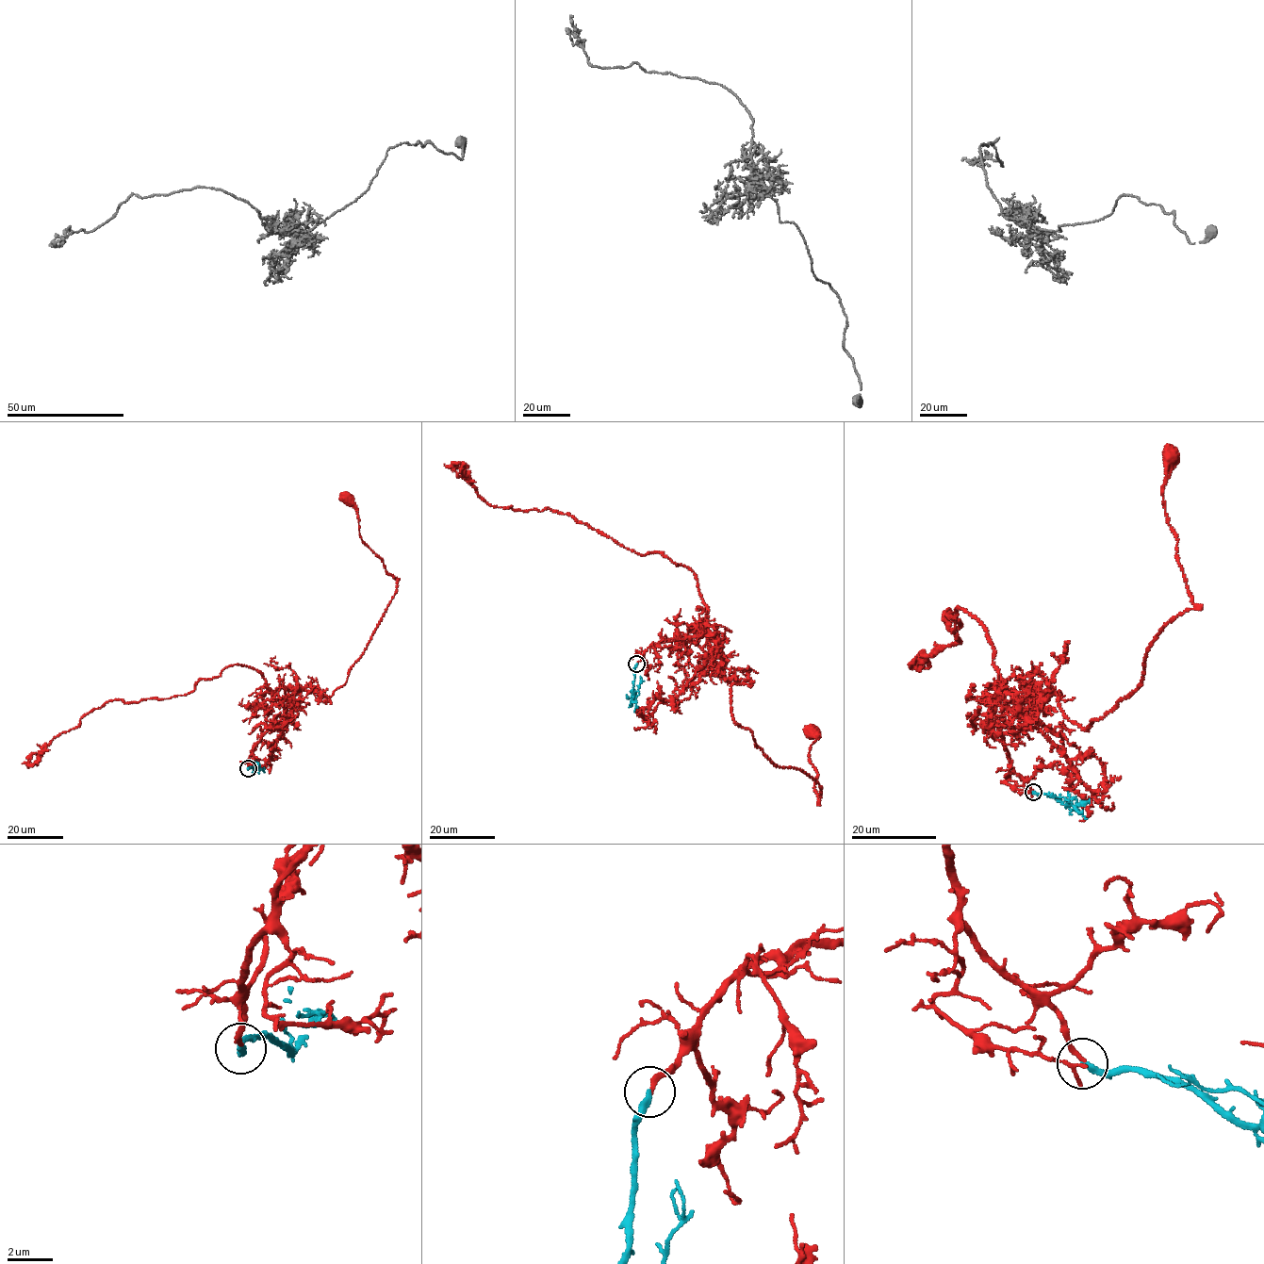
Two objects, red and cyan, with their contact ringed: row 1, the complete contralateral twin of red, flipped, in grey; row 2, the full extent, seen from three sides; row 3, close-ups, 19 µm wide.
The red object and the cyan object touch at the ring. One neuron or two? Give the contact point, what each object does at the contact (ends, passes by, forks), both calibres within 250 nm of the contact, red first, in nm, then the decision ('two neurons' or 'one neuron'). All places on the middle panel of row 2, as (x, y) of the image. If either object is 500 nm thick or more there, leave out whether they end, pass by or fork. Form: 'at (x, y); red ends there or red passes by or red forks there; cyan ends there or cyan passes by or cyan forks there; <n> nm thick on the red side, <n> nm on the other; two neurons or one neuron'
at (636, 664); red ends there; cyan ends there; 200 nm thick on the red side, 240 nm on the other; one neuron

